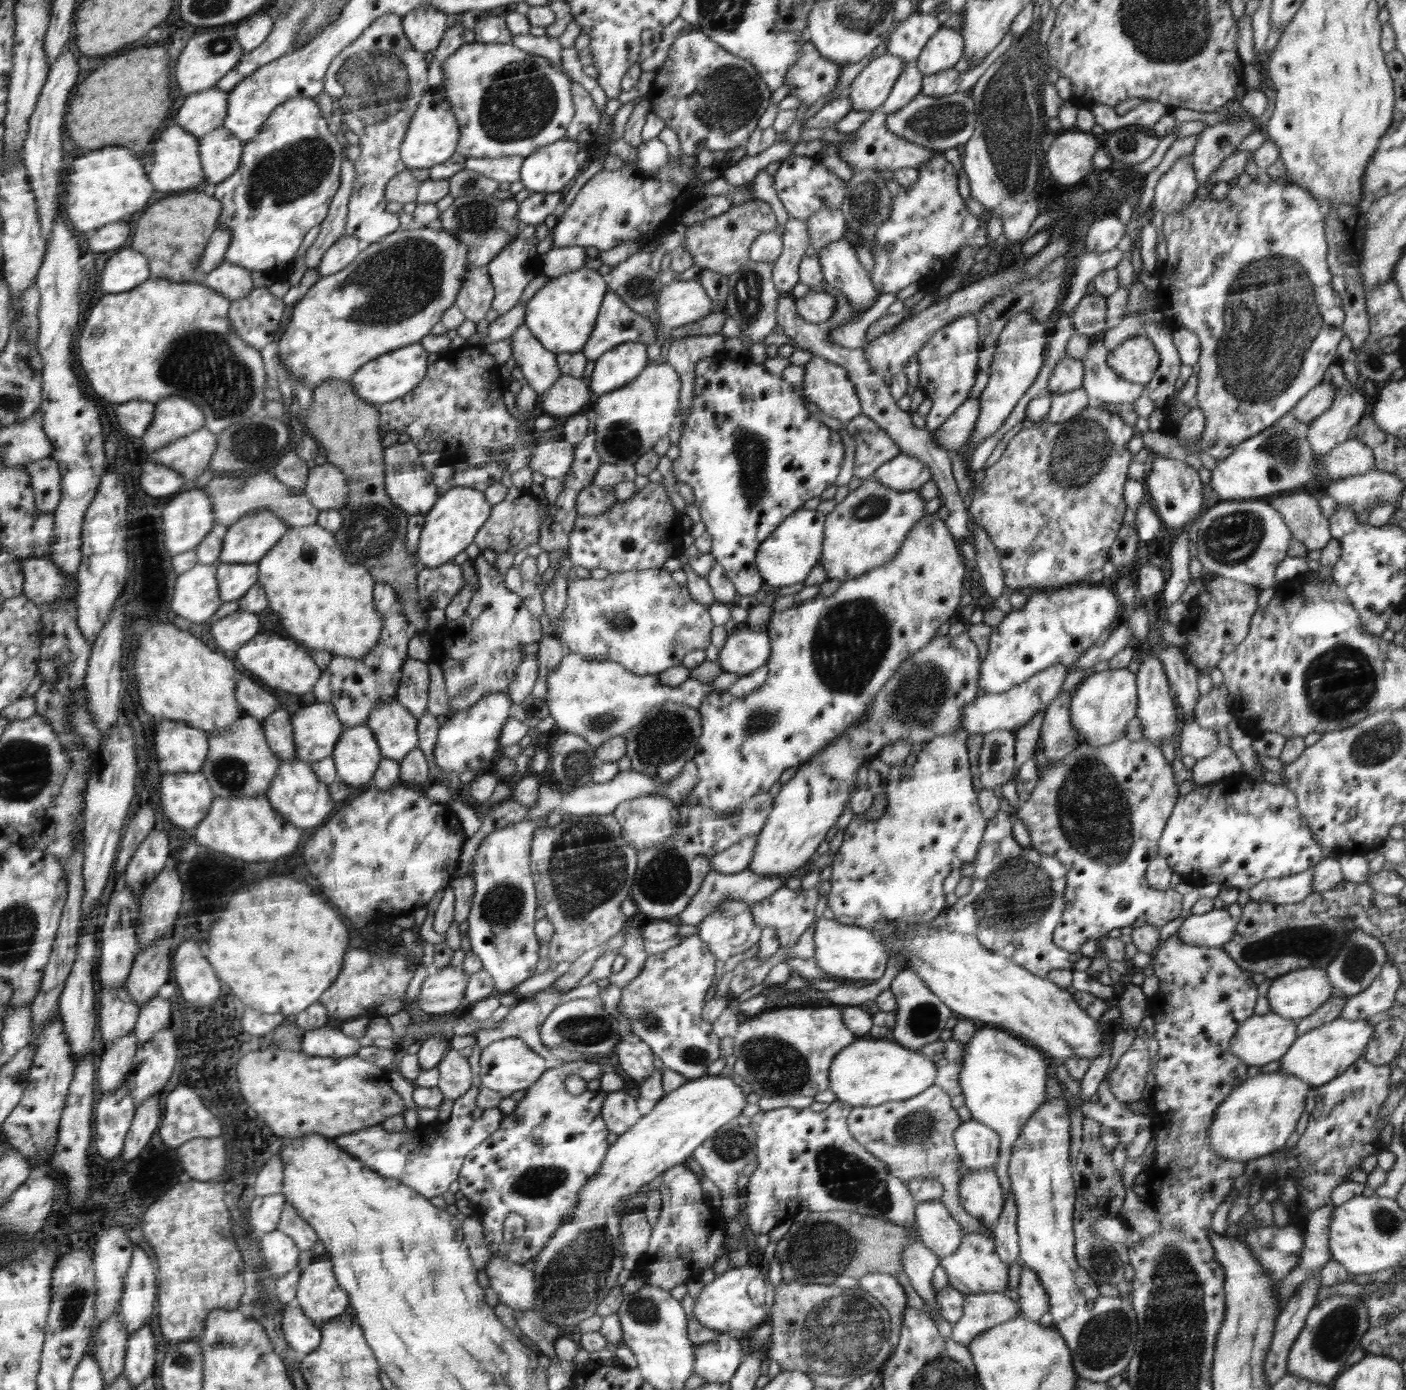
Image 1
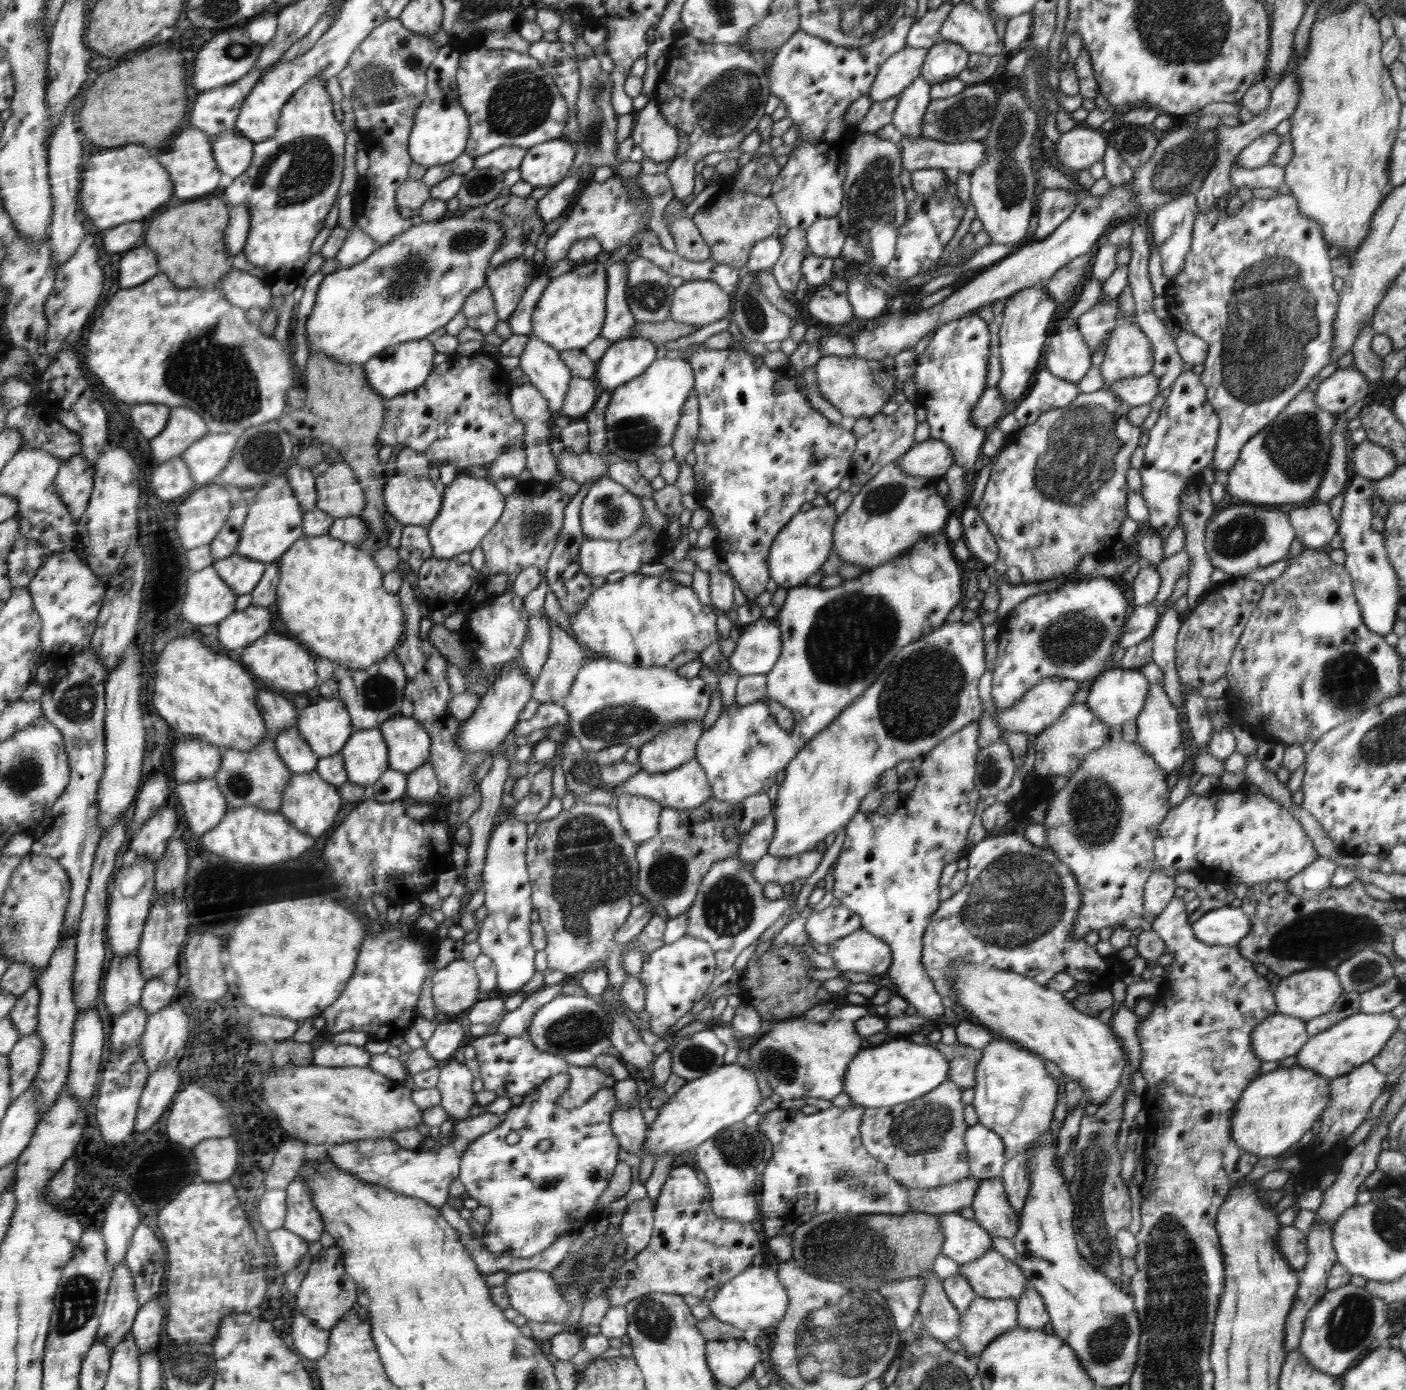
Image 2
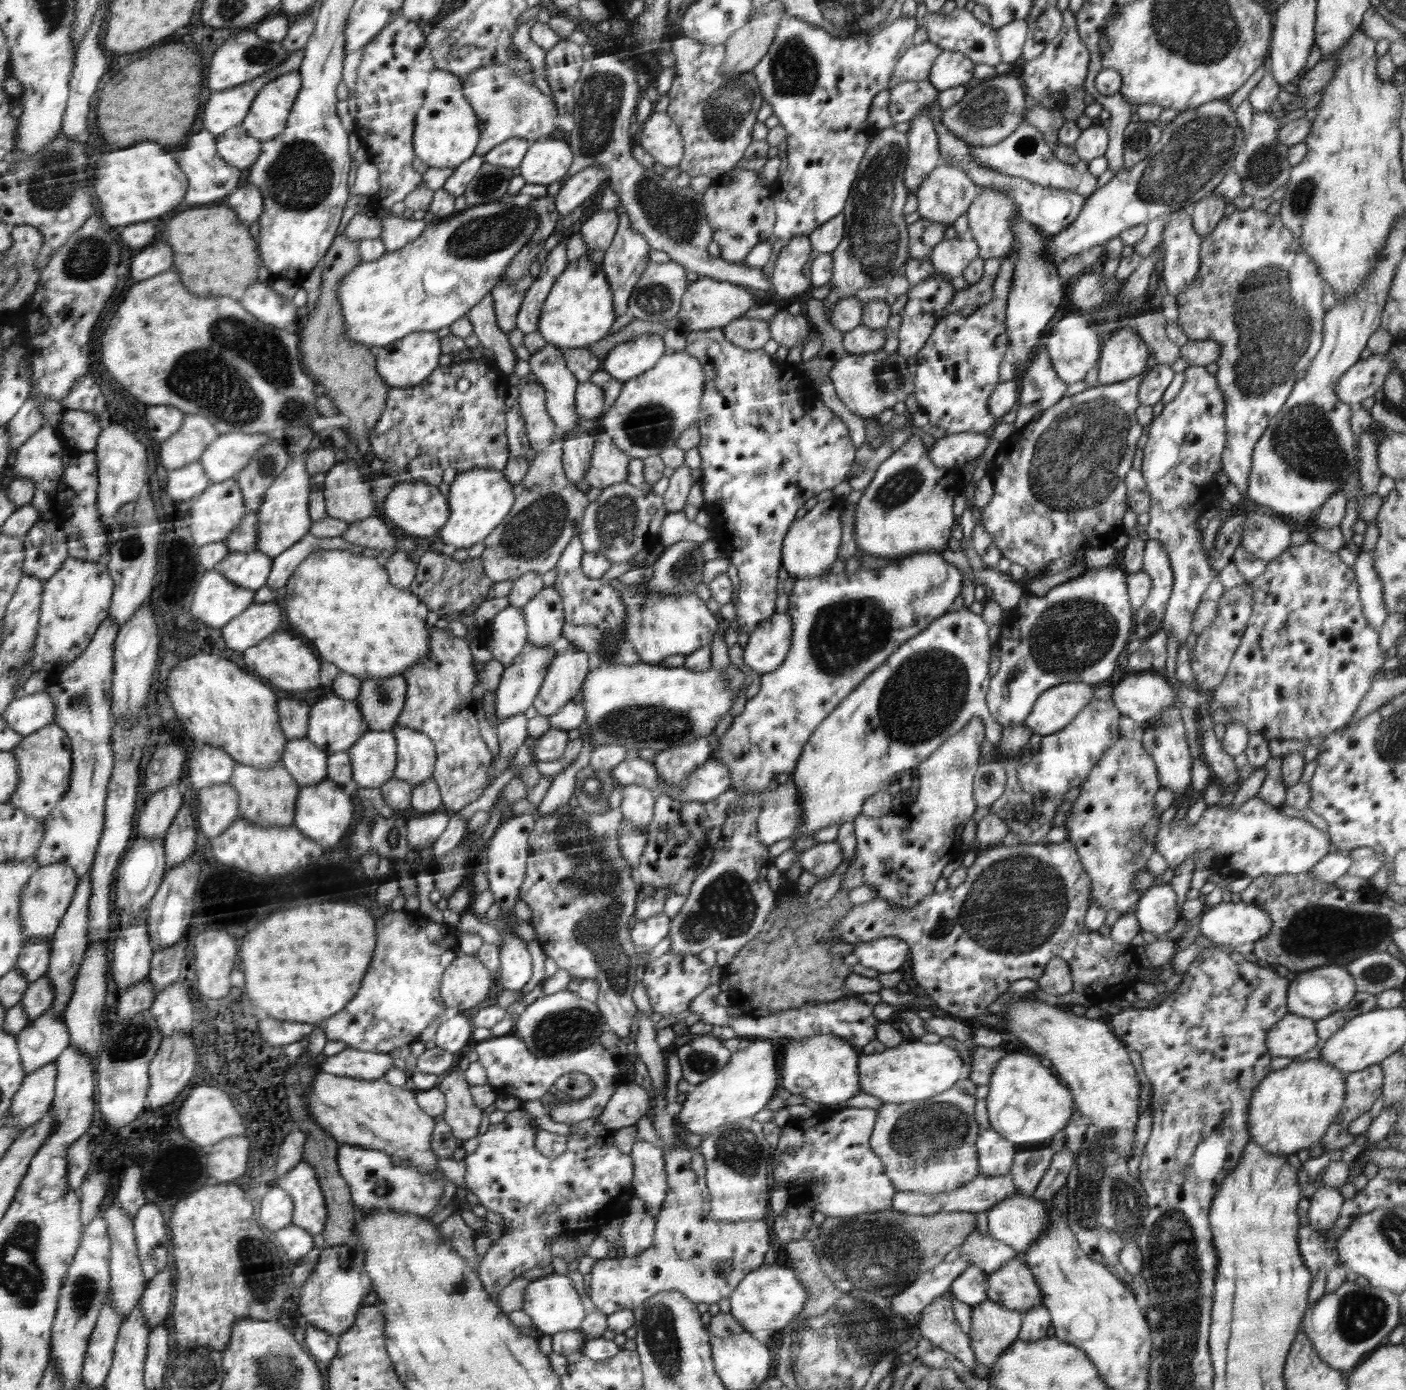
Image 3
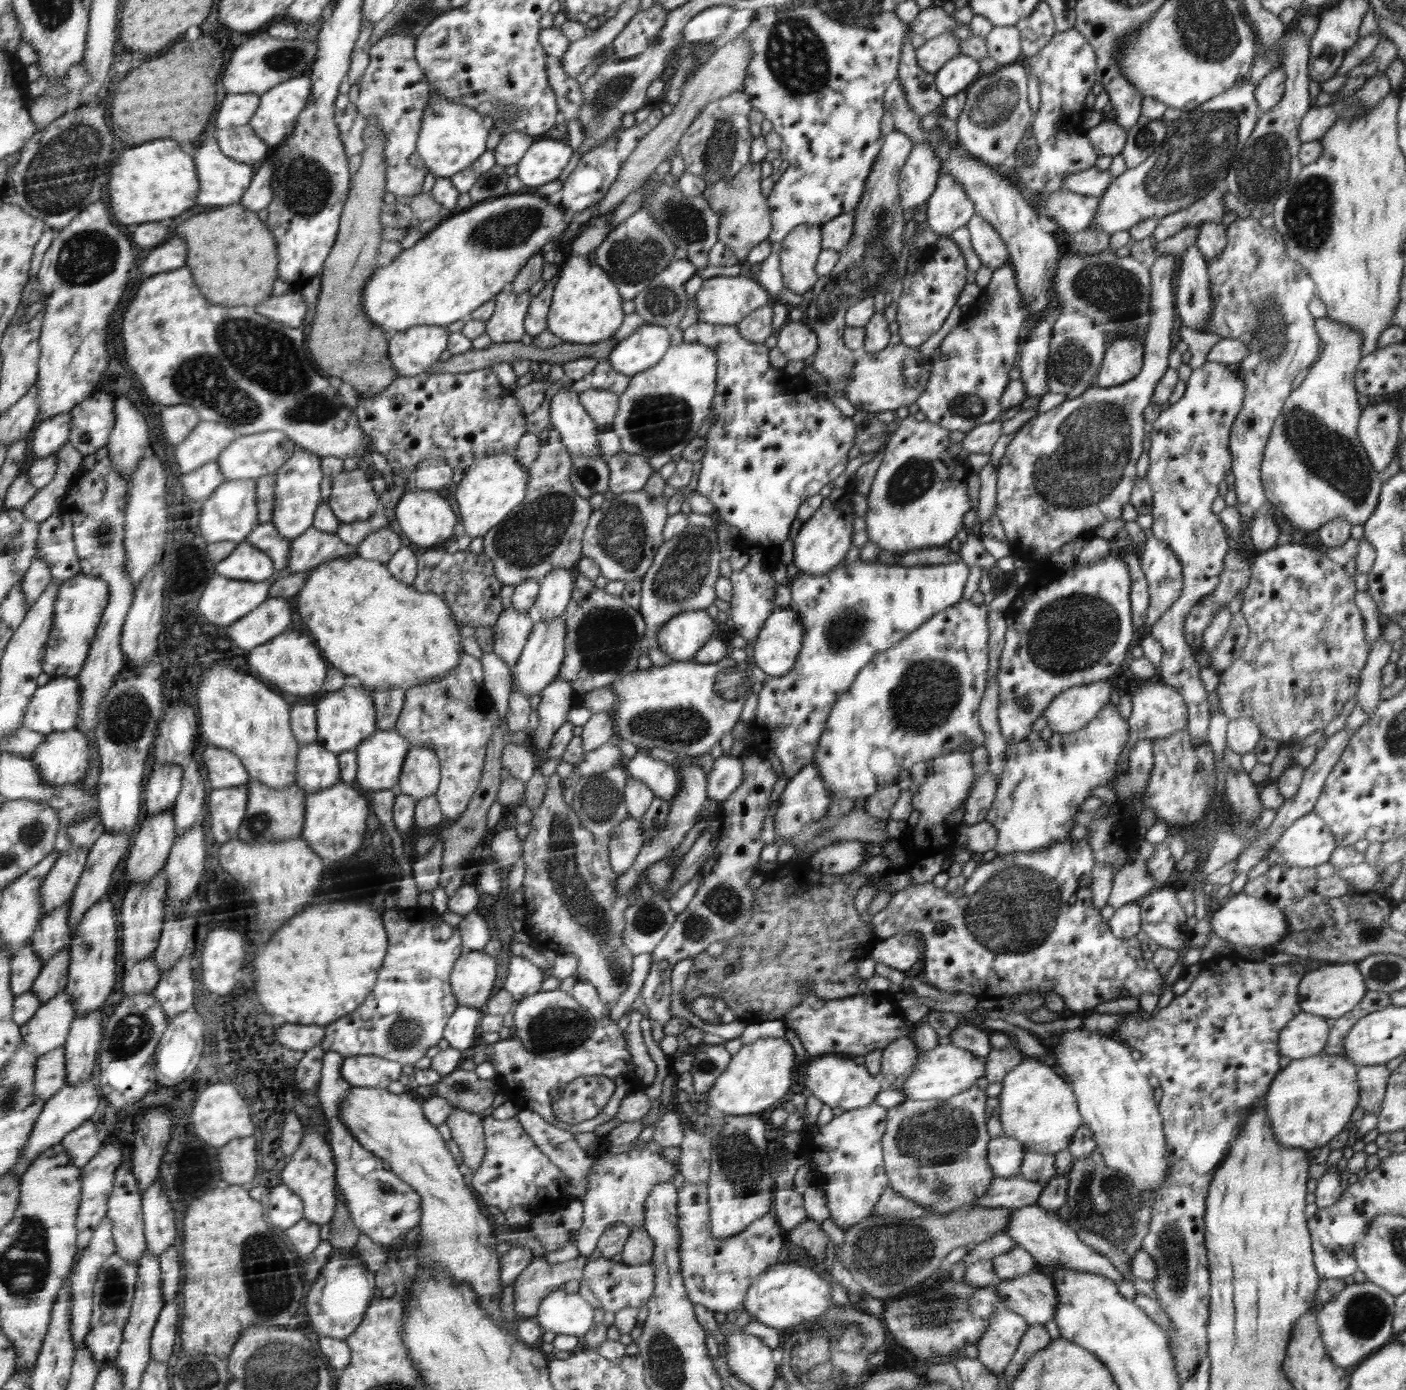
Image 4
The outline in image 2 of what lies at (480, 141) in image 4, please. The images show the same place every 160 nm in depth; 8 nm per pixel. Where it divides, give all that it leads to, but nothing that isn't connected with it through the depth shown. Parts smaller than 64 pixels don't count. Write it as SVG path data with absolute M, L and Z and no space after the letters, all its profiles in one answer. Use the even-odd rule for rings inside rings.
M444 45L438 50L438 56L429 66L429 96L418 109L418 126L414 126L414 134L410 134L410 152L414 154L416 164L436 166L456 160L467 148L470 136L470 123L467 112L459 103L459 92L456 73L459 67L460 52L453 46Z

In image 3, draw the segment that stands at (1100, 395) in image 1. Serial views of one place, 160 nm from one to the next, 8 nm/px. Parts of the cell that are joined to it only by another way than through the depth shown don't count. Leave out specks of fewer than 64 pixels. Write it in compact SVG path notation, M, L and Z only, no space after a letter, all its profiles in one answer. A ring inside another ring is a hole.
M1158 363L1153 366L1152 370L1146 374L1146 378L1141 381L1142 386L1138 388L1140 405L1154 407L1158 402L1161 402L1174 375L1174 370L1170 365Z

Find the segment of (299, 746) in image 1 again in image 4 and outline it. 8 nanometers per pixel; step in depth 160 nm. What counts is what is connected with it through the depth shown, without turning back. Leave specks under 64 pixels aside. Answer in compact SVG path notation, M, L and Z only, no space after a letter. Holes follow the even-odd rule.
M344 685L340 690L326 693L315 706L317 707L317 743L334 754L356 749L365 738L378 731L373 696L358 688Z

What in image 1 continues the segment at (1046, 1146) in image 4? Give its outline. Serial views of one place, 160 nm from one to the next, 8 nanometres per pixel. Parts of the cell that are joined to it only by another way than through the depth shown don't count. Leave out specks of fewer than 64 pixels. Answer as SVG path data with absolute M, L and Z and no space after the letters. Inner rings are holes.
M981 1025L973 1038L965 1043L958 1080L961 1094L972 1119L982 1122L999 1134L999 1157L994 1167L1005 1199L1011 1190L1008 1165L1015 1140L1026 1121L1047 1097L1046 1069L1044 1053L1007 1030Z

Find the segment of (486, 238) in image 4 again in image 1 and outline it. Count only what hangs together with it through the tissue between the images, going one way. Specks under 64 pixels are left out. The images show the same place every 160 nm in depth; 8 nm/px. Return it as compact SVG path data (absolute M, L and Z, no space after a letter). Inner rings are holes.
M420 227L414 230L398 231L398 234L389 234L382 240L372 243L369 247L361 250L358 256L336 274L319 278L316 284L313 284L307 289L306 295L294 304L290 324L286 328L286 332L282 334L280 342L278 342L278 357L286 367L286 377L292 378L294 381L302 381L310 387L318 387L322 382L335 378L336 380L351 380L353 375L364 364L374 361L382 354L391 353L397 349L403 349L405 346L414 345L423 341L431 334L432 327L441 322L444 314L454 306L458 292L462 290L462 284L468 274L468 243L461 241L458 235L453 234L453 231L448 230L433 230L428 227Z

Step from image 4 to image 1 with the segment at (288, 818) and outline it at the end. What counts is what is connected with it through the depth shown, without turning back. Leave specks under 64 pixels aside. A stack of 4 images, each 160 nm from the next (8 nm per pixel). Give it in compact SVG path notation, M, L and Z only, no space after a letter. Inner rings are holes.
M244 714L228 730L209 733L209 752L201 773L205 774L213 793L222 798L264 796L280 768L281 759L266 739L262 720Z

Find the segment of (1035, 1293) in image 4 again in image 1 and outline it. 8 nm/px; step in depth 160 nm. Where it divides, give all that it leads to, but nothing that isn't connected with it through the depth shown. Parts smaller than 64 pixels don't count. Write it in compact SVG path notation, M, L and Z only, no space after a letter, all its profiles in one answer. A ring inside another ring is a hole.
M963 1229L961 1245L954 1253L939 1258L939 1265L948 1277L948 1285L964 1294L1003 1293L1009 1287L1009 1267L995 1251L995 1239L976 1231Z

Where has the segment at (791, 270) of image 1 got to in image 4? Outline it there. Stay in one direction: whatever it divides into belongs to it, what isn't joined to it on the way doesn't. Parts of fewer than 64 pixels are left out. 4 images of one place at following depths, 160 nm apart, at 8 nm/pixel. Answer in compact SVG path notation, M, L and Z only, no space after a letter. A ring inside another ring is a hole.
M799 225L782 240L778 253L784 289L803 295L817 284L817 258L823 249L821 226Z

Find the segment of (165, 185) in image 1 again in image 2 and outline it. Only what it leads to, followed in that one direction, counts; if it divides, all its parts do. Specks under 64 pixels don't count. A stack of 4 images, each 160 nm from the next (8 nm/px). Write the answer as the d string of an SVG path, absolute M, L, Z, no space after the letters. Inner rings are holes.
M186 128L178 138L174 138L170 154L166 154L166 160L172 160L170 174L174 174L174 182L178 182L178 198L180 200L192 200L206 196L218 188L218 180L222 178L222 170L217 166L213 154L212 136L196 128Z

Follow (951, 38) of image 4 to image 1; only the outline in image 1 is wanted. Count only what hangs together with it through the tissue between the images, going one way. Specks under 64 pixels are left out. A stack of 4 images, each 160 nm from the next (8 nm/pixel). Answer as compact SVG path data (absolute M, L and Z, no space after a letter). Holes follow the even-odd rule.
M888 53L869 62L846 90L851 110L877 109L888 98L891 88L906 64L907 62L899 56Z

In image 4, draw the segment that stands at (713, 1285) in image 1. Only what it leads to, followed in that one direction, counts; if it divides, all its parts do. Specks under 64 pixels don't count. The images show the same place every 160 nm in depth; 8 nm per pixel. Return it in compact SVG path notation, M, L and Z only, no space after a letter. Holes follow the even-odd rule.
M790 1262L790 1264L778 1263L778 1266L766 1269L764 1273L758 1276L757 1284L753 1285L749 1290L749 1296L743 1309L745 1308L748 1315L752 1317L752 1321L760 1321L760 1323L777 1330L786 1330L792 1326L816 1322L829 1312L829 1308L833 1303L831 1296L832 1288L826 1284L829 1280L826 1279L824 1282L824 1278L826 1279L824 1273L818 1276L814 1272L813 1267L810 1266L800 1266L800 1264L794 1264L794 1262Z

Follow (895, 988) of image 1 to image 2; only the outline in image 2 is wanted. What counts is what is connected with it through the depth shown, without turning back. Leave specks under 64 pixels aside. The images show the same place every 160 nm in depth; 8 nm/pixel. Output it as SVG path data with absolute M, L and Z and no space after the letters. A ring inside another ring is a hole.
M975 720L926 753L918 769L916 786L907 795L901 796L900 806L894 814L858 813L846 825L846 838L833 873L833 898L860 916L862 929L882 938L892 949L892 962L886 972L887 977L896 992L909 1004L911 1013L925 1018L928 1026L922 1028L922 1033L929 1033L933 1027L938 1027L937 1020L944 1014L943 999L936 992L932 979L926 975L921 961L922 937L931 916L939 910L939 881L944 867L967 856L966 839L979 798L974 786L975 762L980 750L978 735L979 724Z

